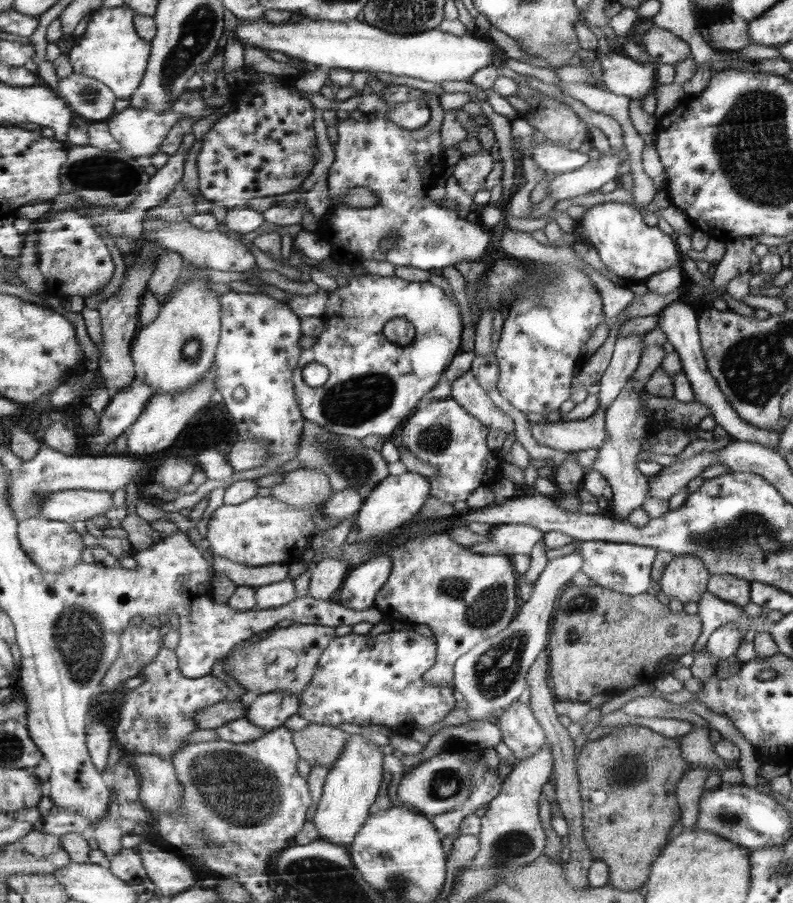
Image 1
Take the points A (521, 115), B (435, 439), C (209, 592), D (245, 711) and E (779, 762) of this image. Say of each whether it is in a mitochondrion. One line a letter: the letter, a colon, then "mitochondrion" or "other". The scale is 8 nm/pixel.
A: other
B: mitochondrion
C: other
D: other
E: other

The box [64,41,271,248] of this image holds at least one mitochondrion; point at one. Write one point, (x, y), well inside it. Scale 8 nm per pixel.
(88, 95)

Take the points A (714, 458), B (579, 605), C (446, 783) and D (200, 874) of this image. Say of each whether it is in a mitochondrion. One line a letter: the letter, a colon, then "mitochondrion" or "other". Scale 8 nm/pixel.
A: other
B: mitochondrion
C: mitochondrion
D: other

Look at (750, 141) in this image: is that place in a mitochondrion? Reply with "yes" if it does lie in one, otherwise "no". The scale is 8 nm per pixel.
yes

